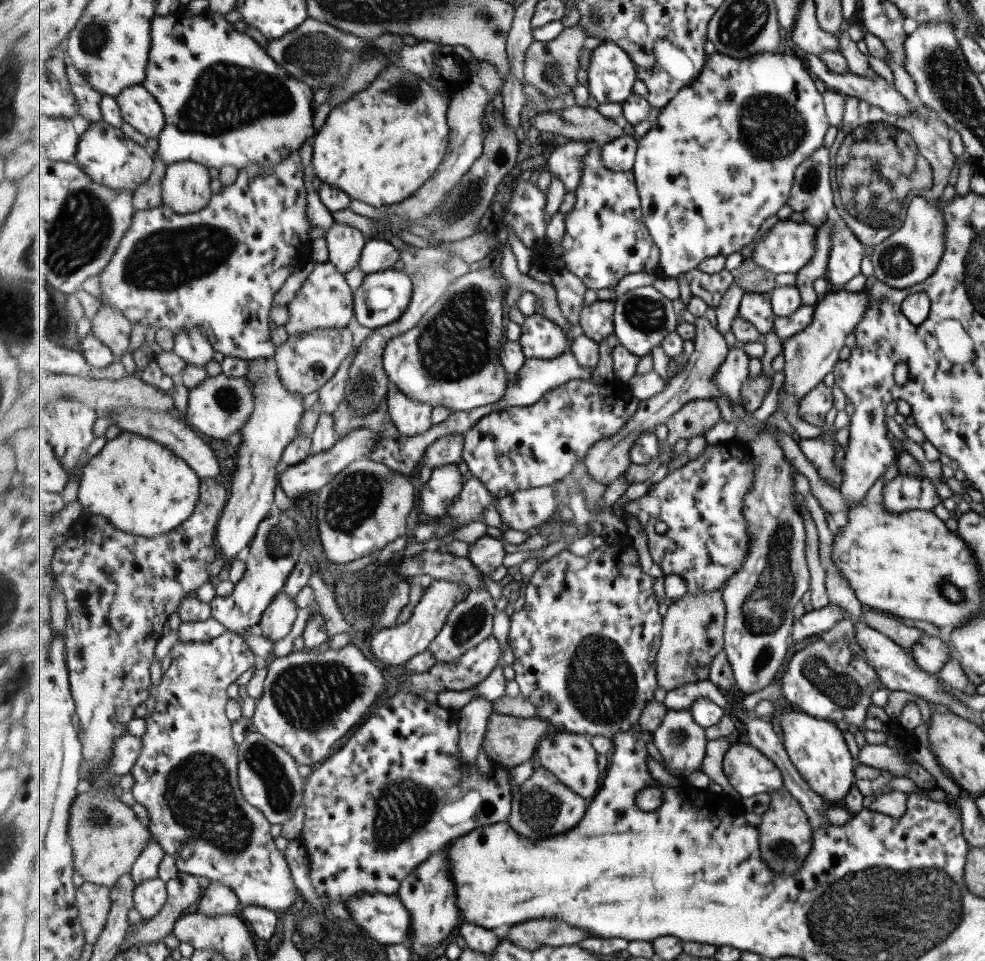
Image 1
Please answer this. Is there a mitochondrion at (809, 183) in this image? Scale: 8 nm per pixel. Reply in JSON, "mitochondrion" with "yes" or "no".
{"mitochondrion":"yes"}

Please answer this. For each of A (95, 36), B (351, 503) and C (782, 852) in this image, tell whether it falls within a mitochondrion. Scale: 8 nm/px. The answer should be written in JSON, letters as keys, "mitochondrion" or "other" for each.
{"A":"mitochondrion","B":"mitochondrion","C":"mitochondrion"}

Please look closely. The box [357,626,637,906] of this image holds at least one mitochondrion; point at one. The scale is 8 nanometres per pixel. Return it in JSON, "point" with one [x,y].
{"point":[397,822]}

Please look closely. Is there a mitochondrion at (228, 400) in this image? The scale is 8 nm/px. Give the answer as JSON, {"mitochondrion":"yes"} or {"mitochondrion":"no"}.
{"mitochondrion":"yes"}

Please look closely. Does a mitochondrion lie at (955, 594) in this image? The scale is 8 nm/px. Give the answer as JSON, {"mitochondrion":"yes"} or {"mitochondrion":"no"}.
{"mitochondrion":"yes"}

